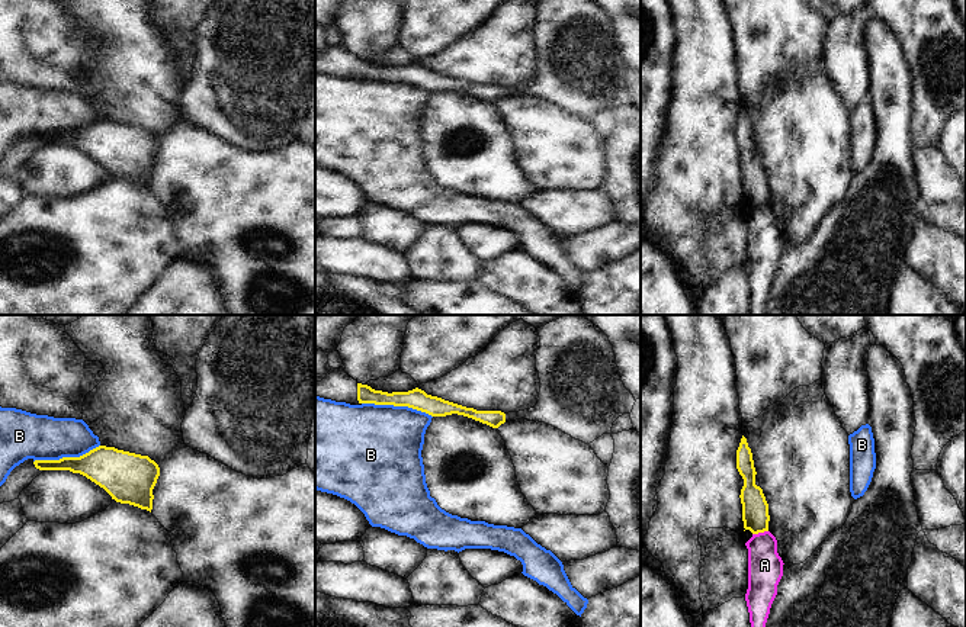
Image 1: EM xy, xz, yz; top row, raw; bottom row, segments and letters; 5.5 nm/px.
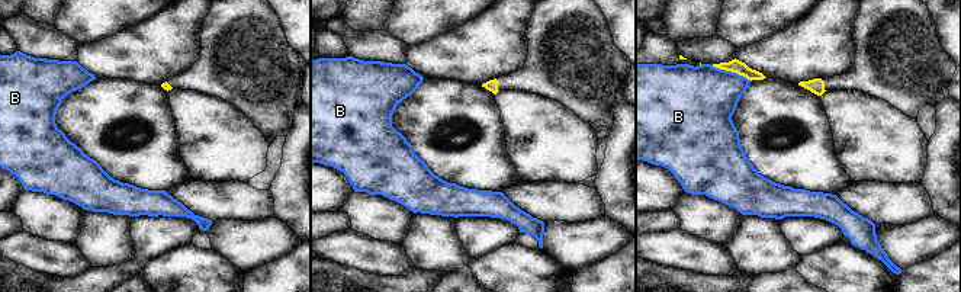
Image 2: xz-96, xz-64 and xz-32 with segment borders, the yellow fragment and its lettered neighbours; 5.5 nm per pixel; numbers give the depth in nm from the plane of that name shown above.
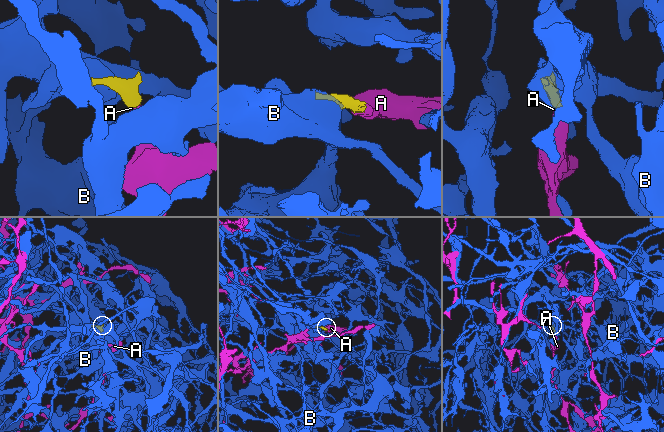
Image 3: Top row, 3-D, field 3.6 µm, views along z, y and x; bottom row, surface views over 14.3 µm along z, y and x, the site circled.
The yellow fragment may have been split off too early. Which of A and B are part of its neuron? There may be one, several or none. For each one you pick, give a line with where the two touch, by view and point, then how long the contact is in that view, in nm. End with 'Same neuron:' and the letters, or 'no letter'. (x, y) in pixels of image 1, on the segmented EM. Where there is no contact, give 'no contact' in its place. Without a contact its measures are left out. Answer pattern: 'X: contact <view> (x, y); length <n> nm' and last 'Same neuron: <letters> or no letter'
Same neuron: no letter

